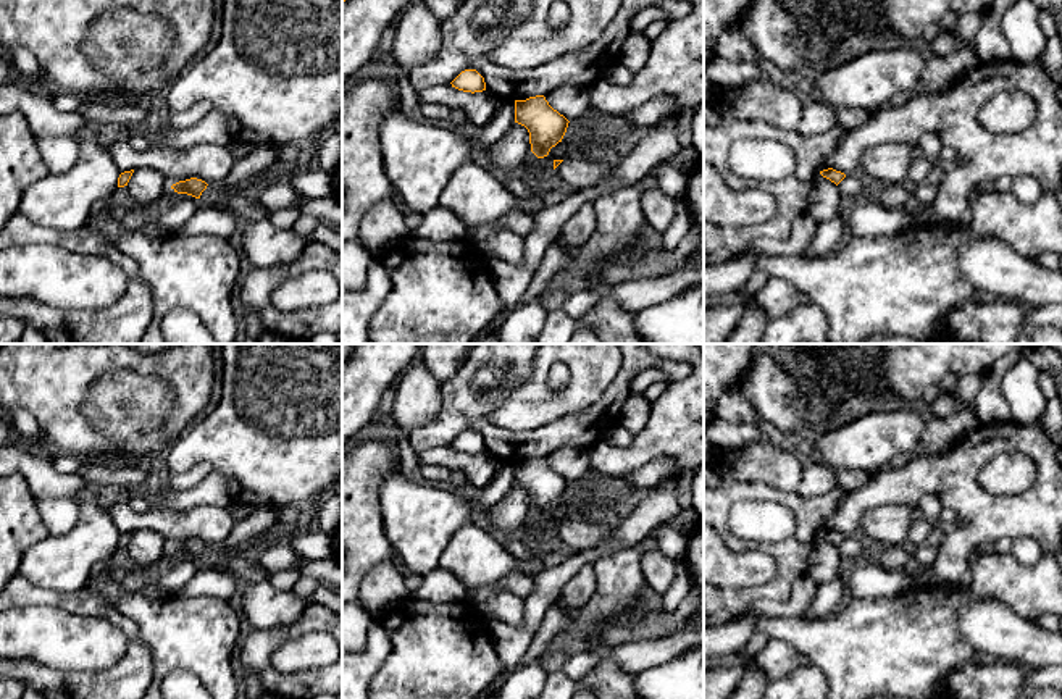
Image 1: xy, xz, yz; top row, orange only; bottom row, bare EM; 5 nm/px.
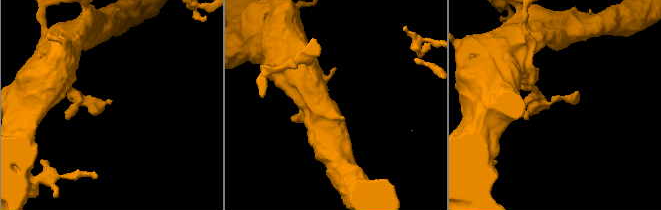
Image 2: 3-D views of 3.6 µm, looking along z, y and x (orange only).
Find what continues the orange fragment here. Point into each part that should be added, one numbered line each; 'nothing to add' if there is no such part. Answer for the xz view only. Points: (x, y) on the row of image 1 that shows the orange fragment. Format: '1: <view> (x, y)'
1: xz (580, 171)

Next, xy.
1: xy (246, 210)

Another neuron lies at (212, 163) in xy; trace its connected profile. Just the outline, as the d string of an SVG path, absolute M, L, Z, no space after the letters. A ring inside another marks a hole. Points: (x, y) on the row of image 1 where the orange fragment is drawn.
M128 140L113 142L103 150L121 173L150 168L169 186L197 178L210 186L223 186L236 161L228 145L200 144L186 150L152 144L145 152L134 150Z

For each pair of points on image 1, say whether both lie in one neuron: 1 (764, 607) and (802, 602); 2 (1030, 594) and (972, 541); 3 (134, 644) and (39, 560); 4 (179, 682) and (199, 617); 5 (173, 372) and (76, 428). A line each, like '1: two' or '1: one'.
1: one
2: two
3: two
4: two
5: one

